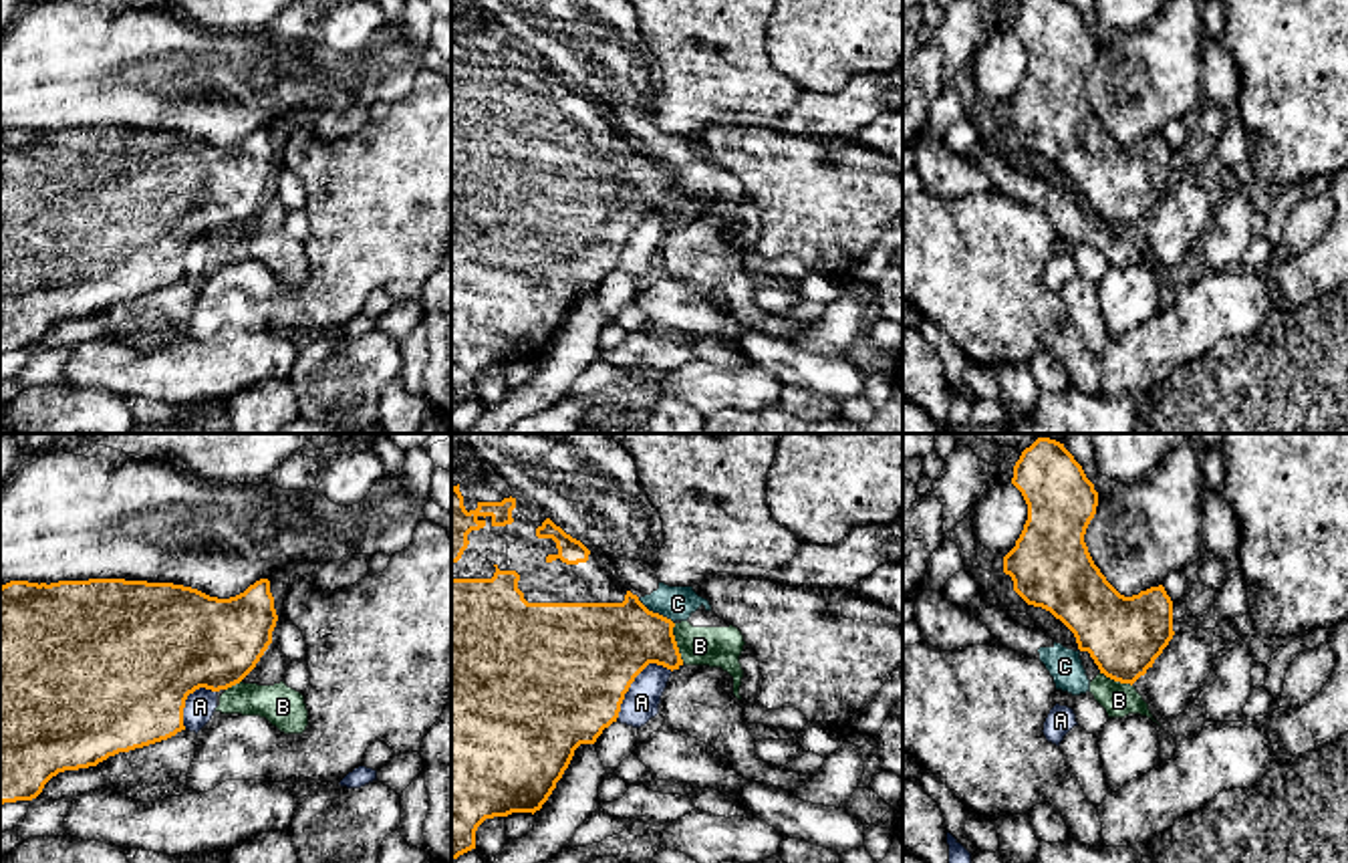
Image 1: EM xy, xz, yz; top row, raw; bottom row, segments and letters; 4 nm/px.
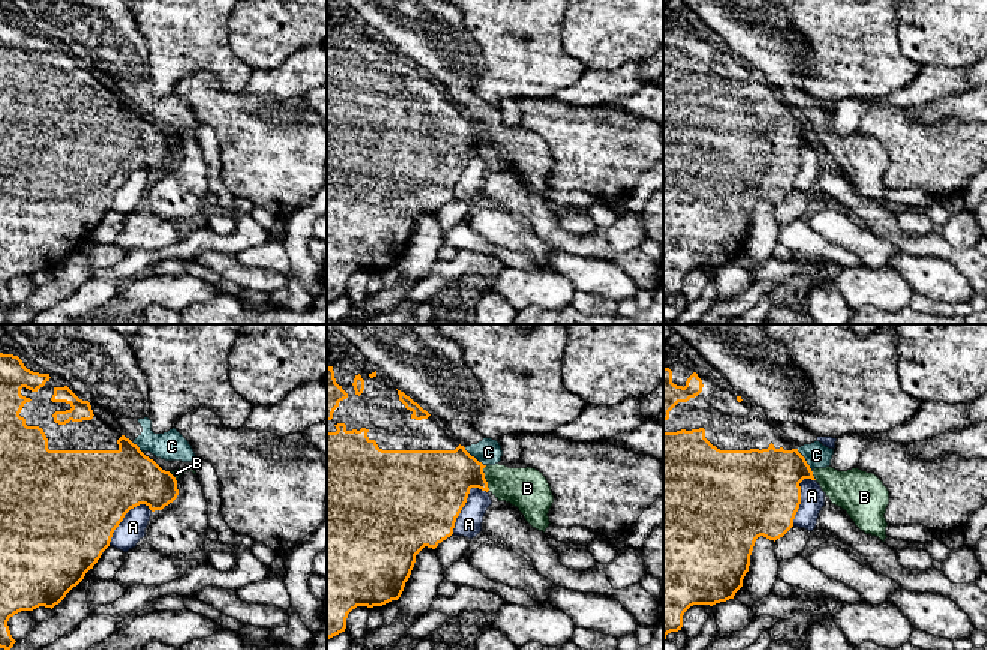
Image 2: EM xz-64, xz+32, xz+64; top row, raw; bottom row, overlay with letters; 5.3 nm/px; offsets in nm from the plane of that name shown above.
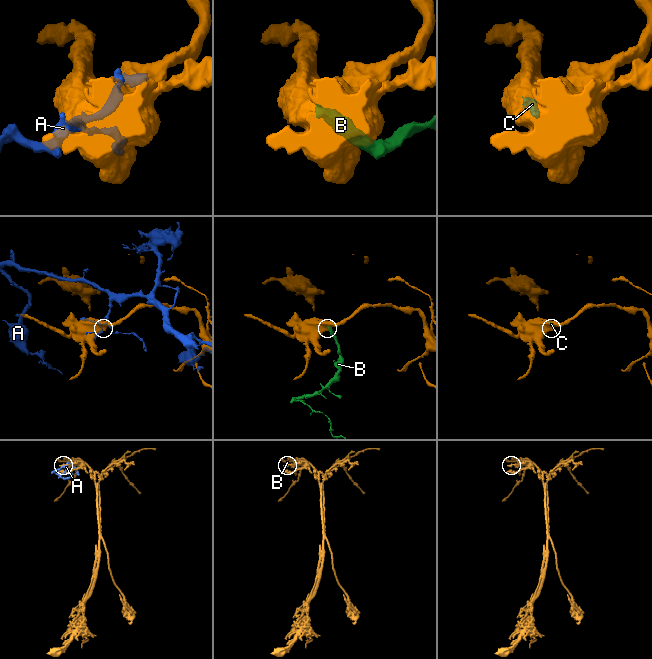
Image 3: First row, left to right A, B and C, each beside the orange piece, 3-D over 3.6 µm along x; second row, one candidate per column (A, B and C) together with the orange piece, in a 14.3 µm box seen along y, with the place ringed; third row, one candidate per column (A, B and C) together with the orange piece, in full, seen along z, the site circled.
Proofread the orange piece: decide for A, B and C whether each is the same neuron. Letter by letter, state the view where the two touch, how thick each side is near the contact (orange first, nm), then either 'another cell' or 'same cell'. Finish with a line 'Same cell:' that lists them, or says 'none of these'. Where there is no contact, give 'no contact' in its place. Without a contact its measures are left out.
A: meets orange in xz; 480 nm thick on the orange side, 140 nm on the other; another cell
B: meets orange in xz; 320 nm thick on the orange side, 160 nm on the other; another cell
C: meets orange in xz; 360 nm thick on the orange side, 140 nm on the other; another cell
Same cell: none of these

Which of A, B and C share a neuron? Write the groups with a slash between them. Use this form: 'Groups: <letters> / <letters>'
Groups: A / B C

